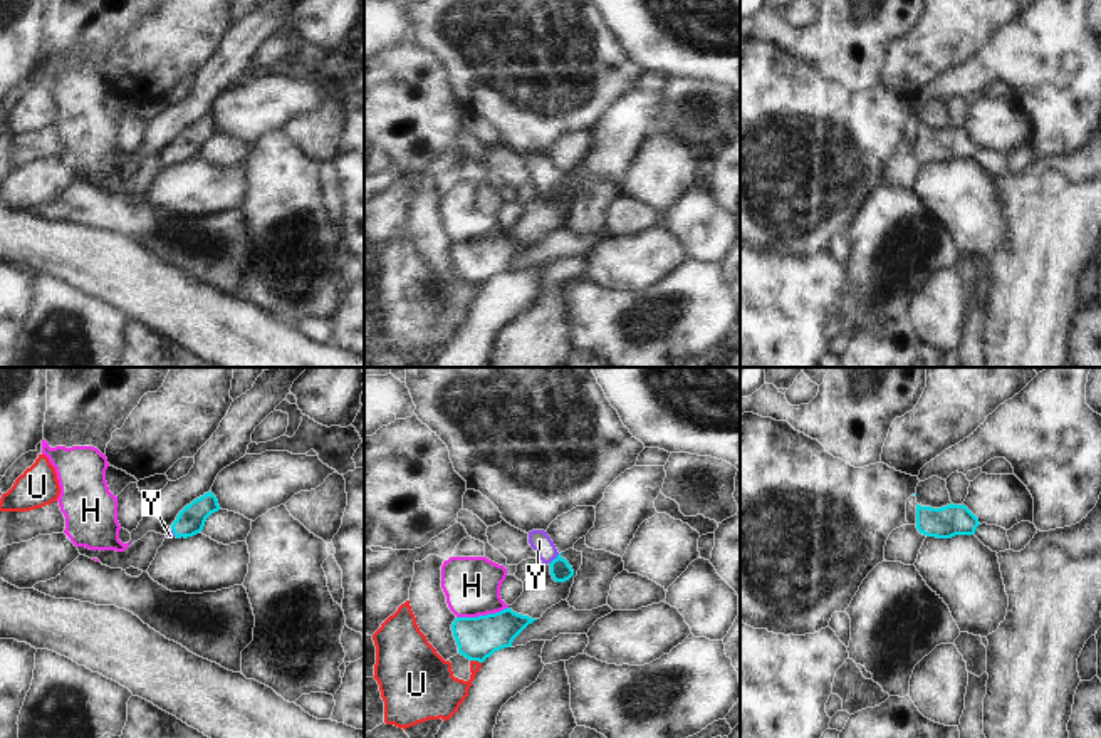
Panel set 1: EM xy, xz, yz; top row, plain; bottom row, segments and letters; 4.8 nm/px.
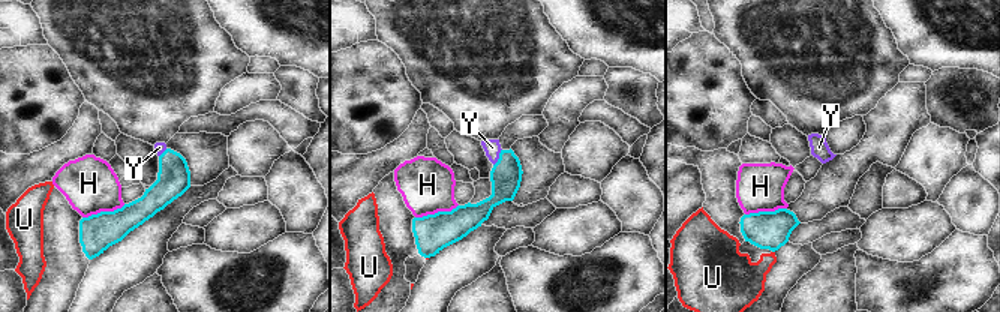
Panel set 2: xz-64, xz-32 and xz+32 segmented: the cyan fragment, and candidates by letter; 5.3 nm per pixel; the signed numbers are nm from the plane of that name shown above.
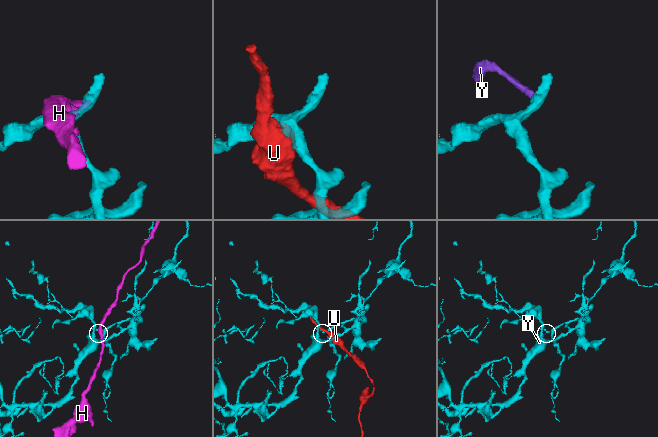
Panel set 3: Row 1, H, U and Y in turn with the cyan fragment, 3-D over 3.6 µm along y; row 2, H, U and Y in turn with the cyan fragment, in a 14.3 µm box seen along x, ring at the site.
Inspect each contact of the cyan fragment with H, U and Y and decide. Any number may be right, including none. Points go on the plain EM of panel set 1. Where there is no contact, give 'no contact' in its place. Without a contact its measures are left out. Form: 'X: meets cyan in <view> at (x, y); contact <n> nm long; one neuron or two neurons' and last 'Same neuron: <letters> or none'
H: meets cyan in xz at (482, 240); contact 260 nm long; two neurons
U: meets cyan in xz at (475, 284); contact 60 nm long; two neurons
Y: meets cyan in xz at (554, 183); contact 80 nm long; one neuron
Same neuron: Y

